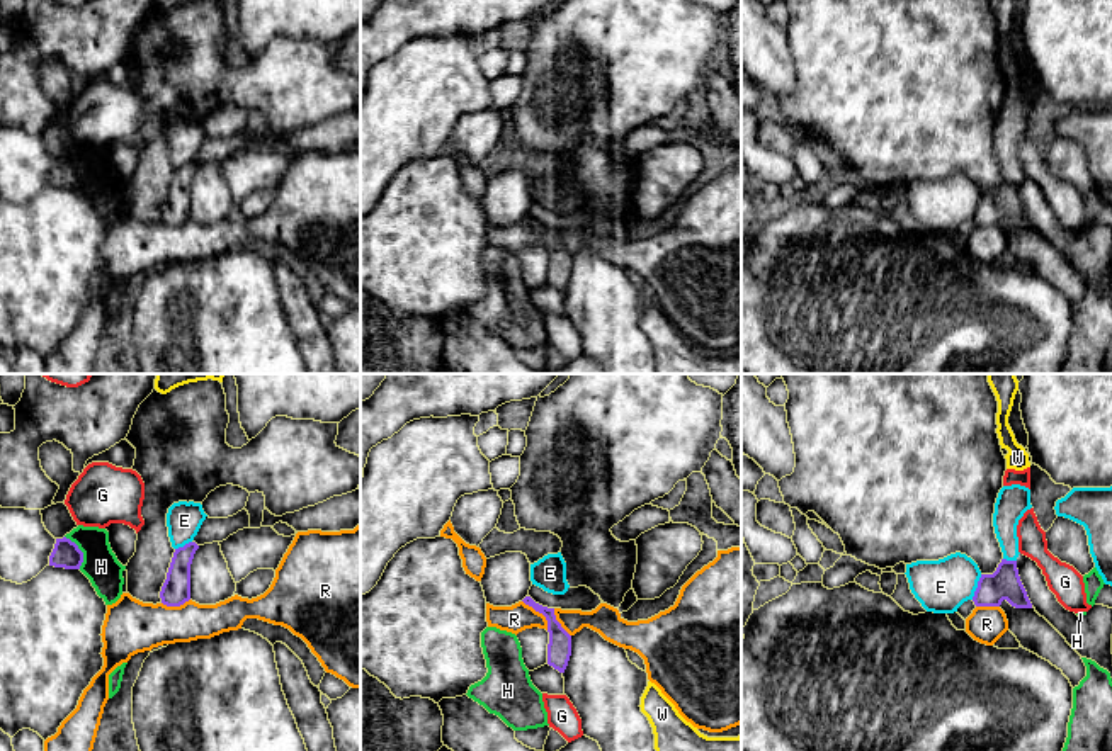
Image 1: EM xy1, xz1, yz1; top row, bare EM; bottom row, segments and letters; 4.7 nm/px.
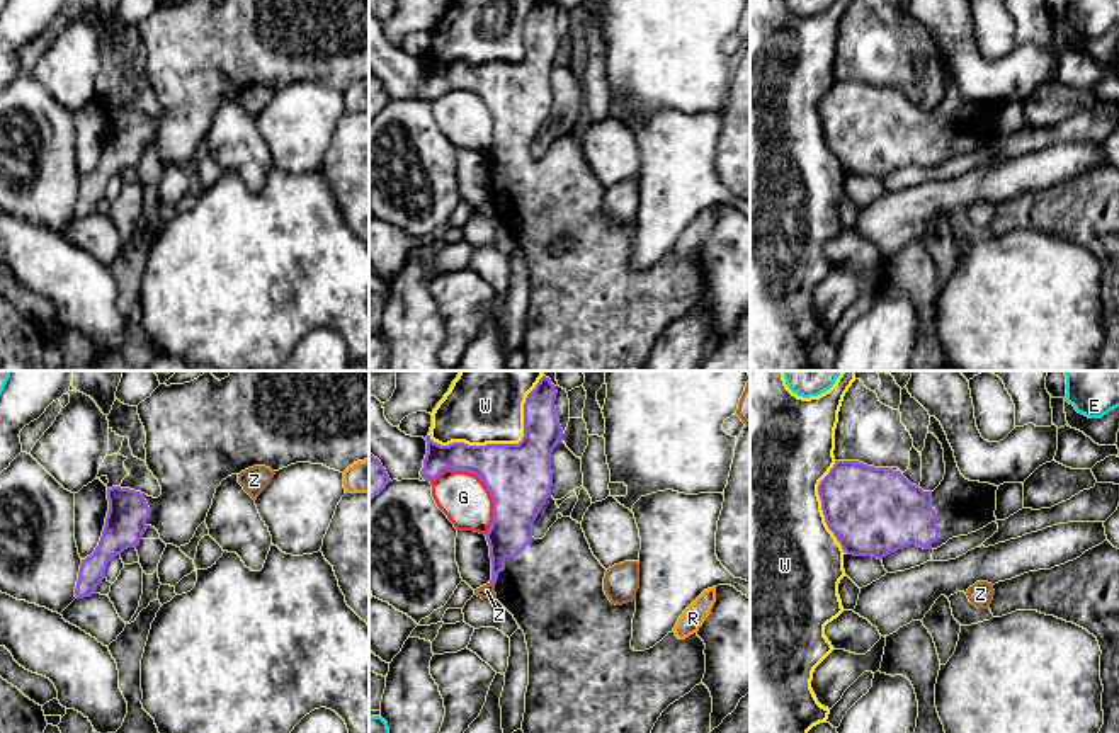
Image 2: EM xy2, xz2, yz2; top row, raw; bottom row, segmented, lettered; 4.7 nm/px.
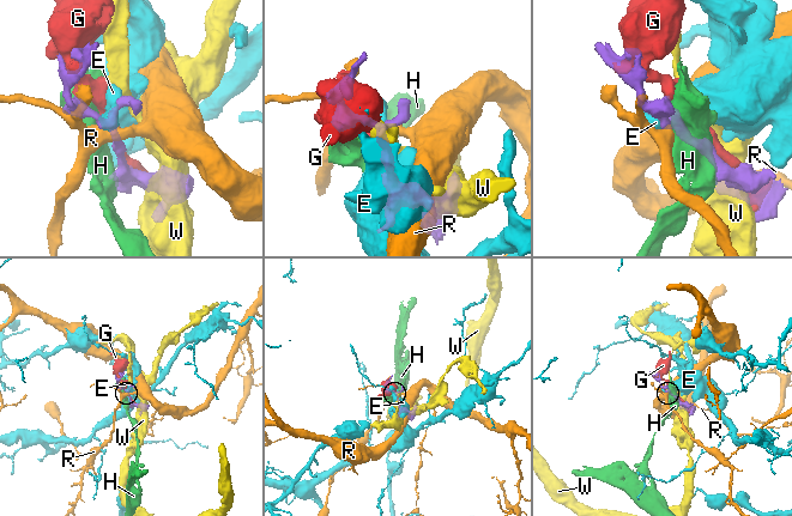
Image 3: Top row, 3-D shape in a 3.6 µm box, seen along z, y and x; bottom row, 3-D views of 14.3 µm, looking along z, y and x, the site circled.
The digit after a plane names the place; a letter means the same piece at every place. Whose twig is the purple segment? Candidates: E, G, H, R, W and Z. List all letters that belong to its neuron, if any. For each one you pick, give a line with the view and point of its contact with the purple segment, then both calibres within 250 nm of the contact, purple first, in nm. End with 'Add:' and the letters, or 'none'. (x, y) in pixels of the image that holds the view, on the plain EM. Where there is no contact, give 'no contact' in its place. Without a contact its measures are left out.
Add: none

